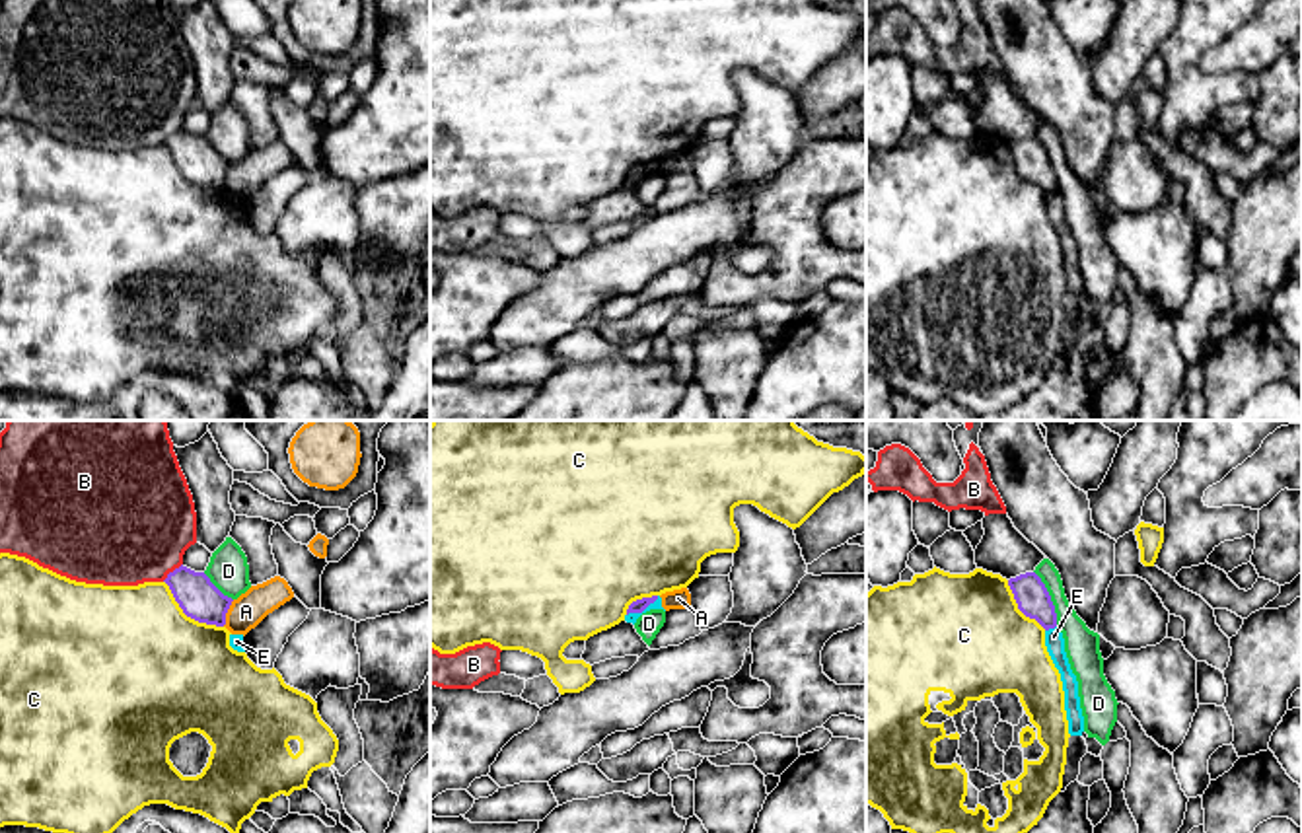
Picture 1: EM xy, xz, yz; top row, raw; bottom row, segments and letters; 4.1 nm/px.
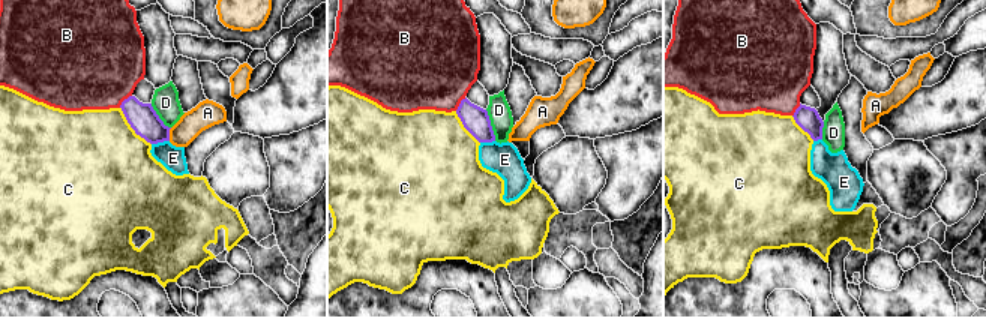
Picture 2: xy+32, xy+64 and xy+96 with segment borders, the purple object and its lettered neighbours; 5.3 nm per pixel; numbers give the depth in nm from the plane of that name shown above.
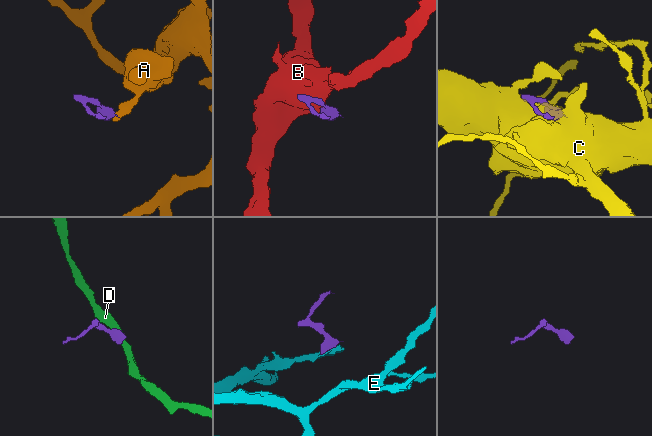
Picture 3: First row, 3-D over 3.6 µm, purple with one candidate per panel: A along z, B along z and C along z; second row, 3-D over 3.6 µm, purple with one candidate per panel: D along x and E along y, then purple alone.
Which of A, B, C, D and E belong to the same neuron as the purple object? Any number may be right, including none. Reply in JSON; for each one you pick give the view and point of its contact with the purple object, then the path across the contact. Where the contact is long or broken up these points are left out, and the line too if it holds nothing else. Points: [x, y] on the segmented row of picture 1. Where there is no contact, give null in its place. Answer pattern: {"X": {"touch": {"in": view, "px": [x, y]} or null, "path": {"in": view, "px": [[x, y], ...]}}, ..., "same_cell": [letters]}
{"same_cell": []}

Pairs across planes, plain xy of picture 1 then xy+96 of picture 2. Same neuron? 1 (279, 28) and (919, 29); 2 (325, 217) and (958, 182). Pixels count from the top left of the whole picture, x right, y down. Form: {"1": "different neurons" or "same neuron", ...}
{"1": "same neuron", "2": "different neurons"}

